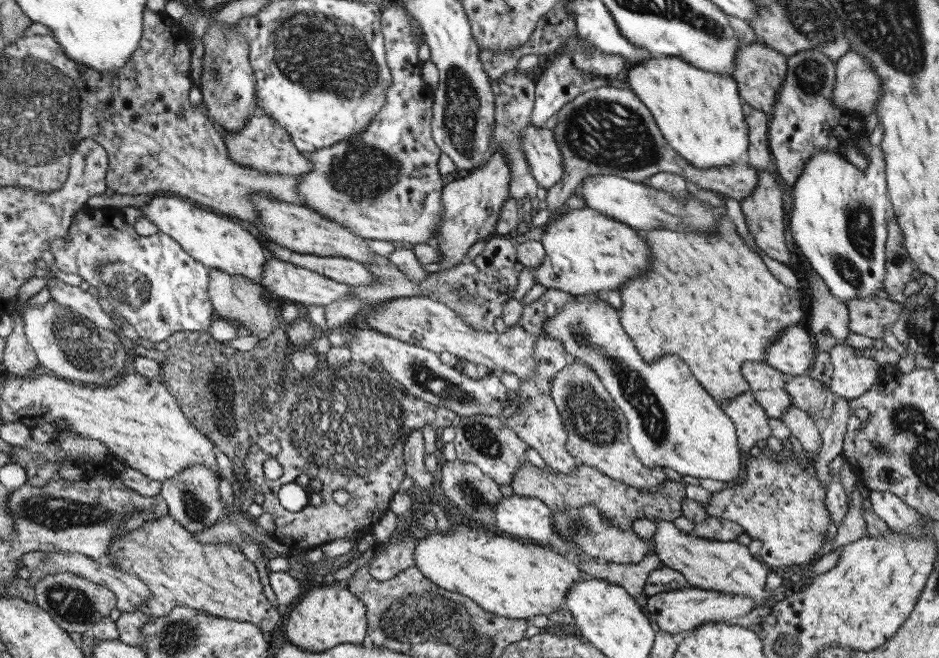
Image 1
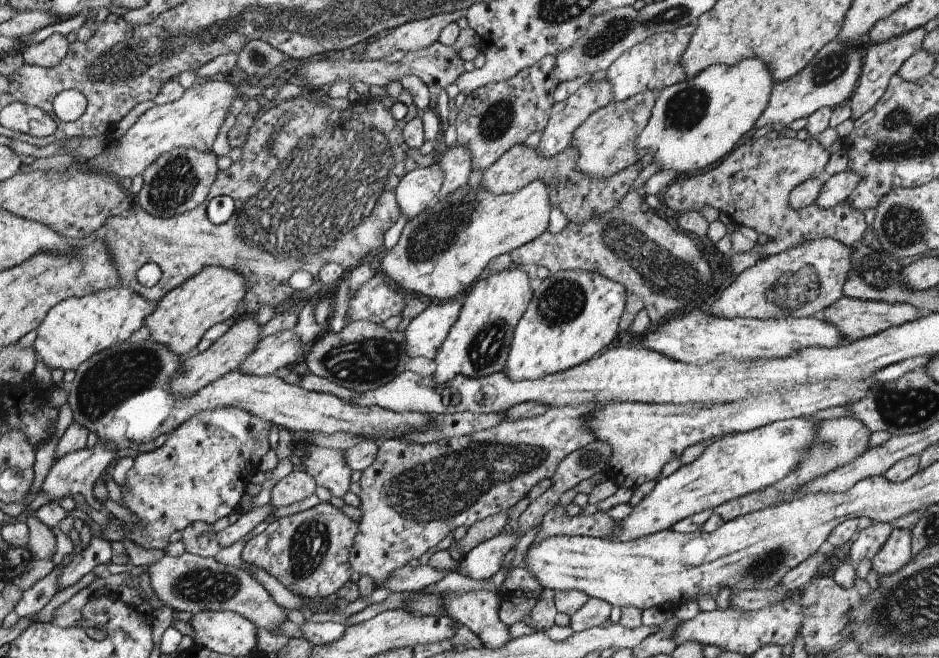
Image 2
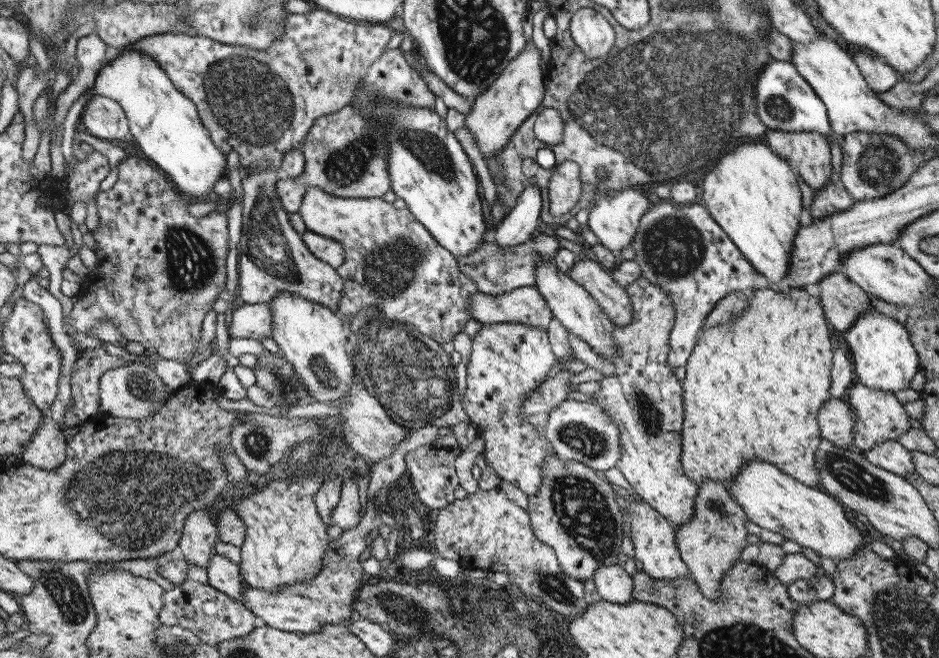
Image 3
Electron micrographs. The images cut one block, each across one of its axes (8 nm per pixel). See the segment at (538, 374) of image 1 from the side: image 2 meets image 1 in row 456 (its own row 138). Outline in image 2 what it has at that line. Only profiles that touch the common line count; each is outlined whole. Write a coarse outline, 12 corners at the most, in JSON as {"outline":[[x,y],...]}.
{"outline":[[608,79],[581,85],[554,103],[537,146],[554,156],[575,130],[614,100]]}

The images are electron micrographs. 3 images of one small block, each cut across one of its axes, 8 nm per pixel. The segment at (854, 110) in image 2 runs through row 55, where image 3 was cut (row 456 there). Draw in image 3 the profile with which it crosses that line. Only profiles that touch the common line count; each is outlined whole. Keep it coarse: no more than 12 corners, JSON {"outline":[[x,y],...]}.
{"outline":[[886,440],[864,452],[901,478],[917,473],[912,453]]}

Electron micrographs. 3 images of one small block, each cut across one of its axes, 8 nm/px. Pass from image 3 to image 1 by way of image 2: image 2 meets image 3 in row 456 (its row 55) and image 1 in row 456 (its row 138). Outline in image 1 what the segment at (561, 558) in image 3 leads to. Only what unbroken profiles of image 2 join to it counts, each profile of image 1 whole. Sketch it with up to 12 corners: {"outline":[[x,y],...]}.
{"outline":[[498,417],[455,428],[457,459],[512,486],[530,448]]}

